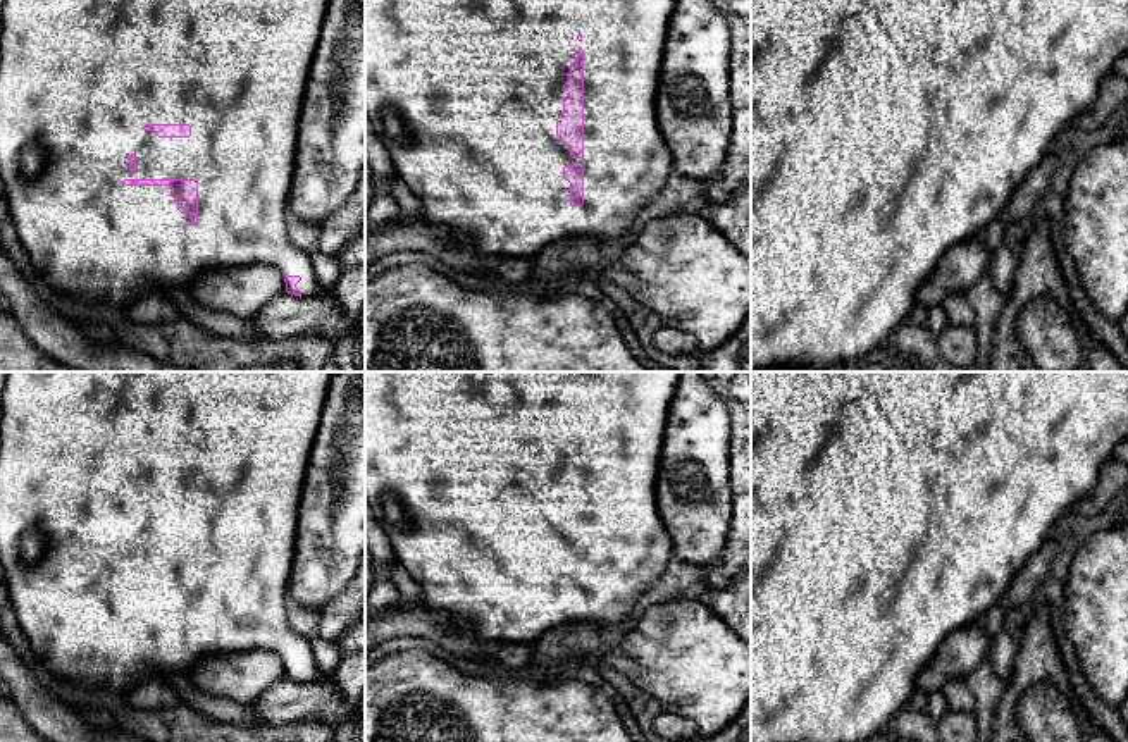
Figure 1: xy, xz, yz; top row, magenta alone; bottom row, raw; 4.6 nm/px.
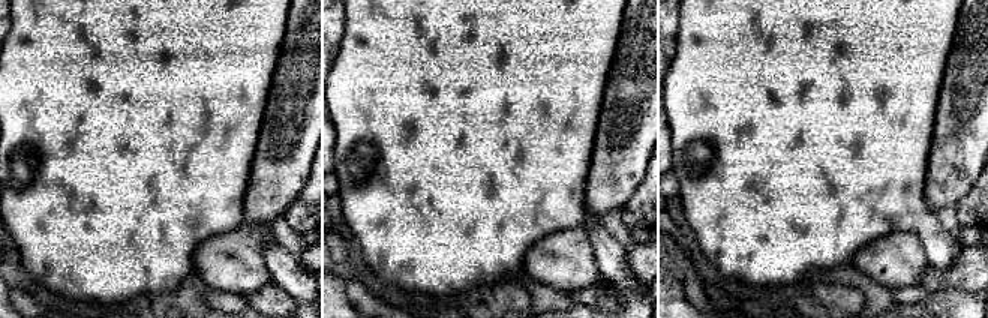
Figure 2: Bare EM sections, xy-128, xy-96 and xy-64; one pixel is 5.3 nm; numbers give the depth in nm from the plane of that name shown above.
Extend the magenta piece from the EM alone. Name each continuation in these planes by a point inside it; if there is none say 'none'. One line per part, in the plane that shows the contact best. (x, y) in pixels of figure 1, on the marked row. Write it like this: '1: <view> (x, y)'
1: xz (464, 95)

